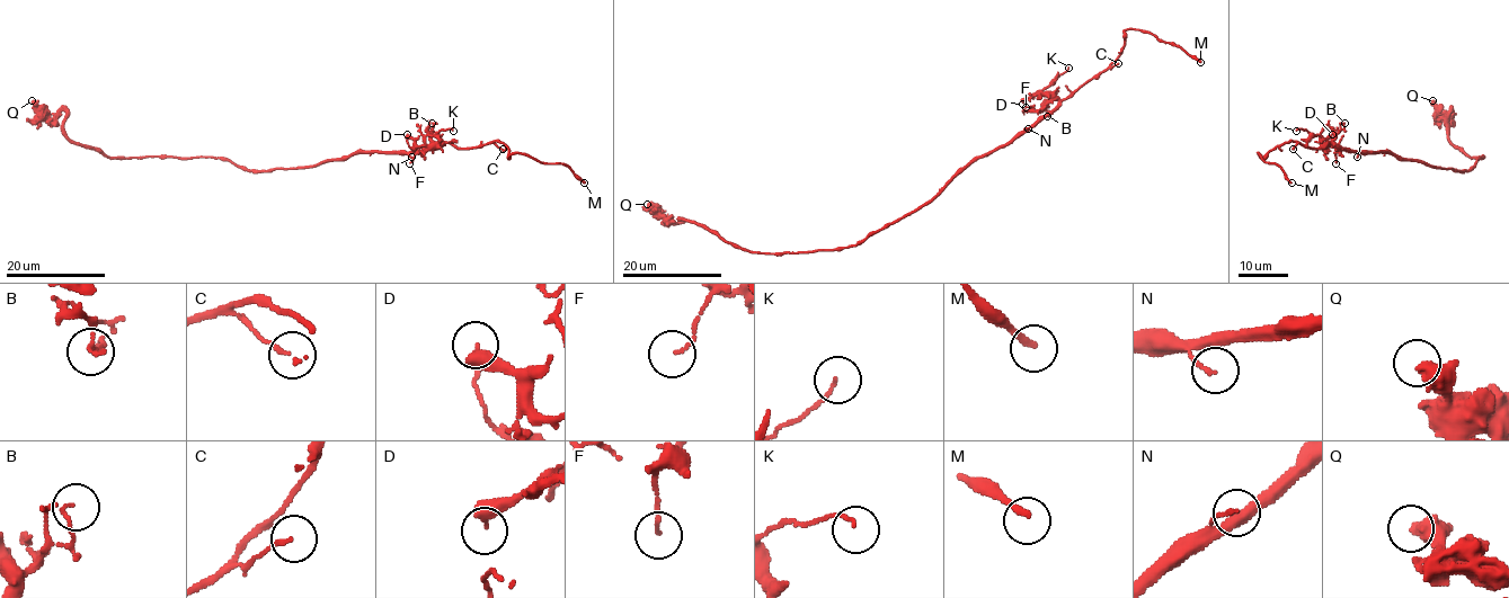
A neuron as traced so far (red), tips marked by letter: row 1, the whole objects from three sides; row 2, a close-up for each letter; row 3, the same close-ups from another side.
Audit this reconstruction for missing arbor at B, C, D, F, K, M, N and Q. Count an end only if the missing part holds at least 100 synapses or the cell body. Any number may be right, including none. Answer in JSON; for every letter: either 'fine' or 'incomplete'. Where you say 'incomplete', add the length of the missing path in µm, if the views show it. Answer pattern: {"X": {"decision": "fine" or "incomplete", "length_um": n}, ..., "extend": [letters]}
{"B": {"decision": "fine"}, "C": {"decision": "fine"}, "D": {"decision": "fine"}, "F": {"decision": "fine"}, "K": {"decision": "fine"}, "M": {"decision": "incomplete", "length_um": 25}, "N": {"decision": "fine"}, "Q": {"decision": "fine"}, "extend": ["M"]}

